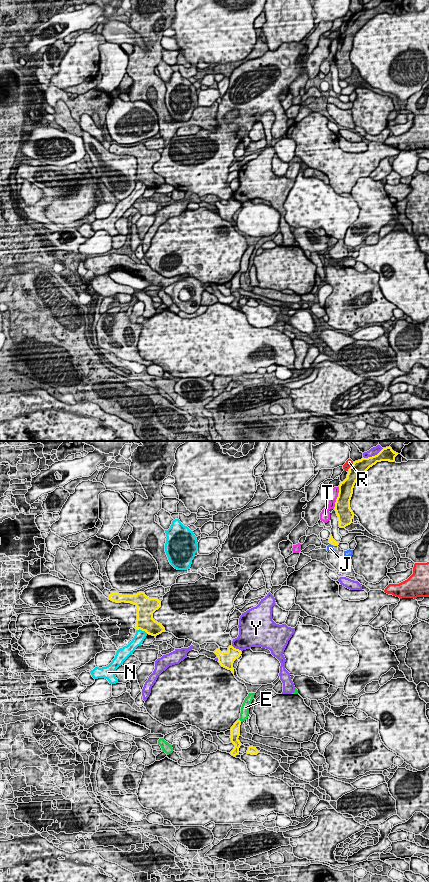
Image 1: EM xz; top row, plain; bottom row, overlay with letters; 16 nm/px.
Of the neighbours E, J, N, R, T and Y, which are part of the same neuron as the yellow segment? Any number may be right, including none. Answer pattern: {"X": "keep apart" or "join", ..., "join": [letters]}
{"E": "keep apart", "J": "keep apart", "N": "keep apart", "R": "keep apart", "T": "keep apart", "Y": "keep apart", "join": []}

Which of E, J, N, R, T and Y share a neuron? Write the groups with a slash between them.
E / J / N / R / T / Y

